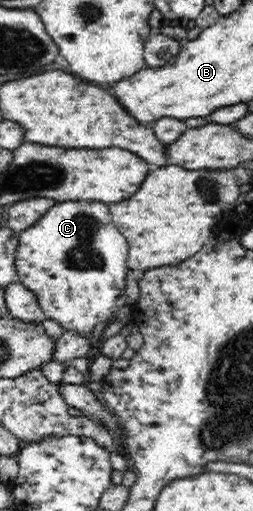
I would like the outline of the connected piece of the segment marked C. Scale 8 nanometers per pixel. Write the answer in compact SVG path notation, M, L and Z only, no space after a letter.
M68 201L52 206L36 224L18 233L16 280L32 290L45 318L55 320L65 330L89 337L98 322L108 319L126 305L124 287L129 266L129 244L110 218L109 206L96 201Z

